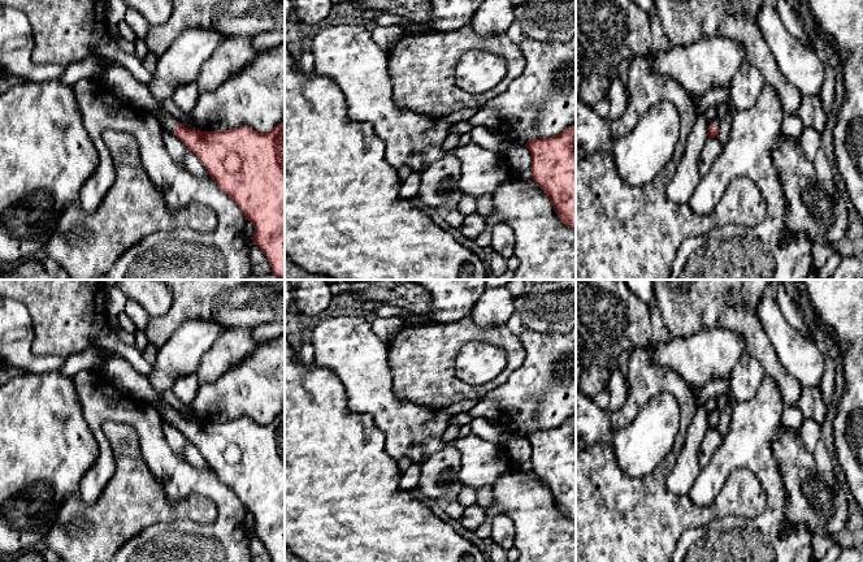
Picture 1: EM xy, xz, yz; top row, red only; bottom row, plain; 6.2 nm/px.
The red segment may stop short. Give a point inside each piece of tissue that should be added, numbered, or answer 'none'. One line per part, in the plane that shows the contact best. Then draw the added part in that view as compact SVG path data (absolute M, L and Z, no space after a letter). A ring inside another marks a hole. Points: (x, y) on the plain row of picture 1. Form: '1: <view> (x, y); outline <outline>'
1: xy (125, 377); outline M117 354L109 355L101 372L123 394L156 408L160 416L170 423L178 411L157 397L147 376L139 373L130 362Z

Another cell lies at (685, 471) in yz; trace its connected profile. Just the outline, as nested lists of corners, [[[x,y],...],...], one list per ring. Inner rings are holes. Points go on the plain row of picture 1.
[[[697,406],[693,425],[688,429],[684,448],[667,477],[667,488],[678,494],[688,494],[699,472],[699,449],[708,428],[708,412]]]

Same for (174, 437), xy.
[[[162,420],[162,429],[170,448],[185,459],[185,449],[188,442],[187,438],[168,420]]]

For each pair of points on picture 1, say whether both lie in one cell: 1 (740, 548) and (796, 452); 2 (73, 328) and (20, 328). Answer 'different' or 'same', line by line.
1: different
2: different

